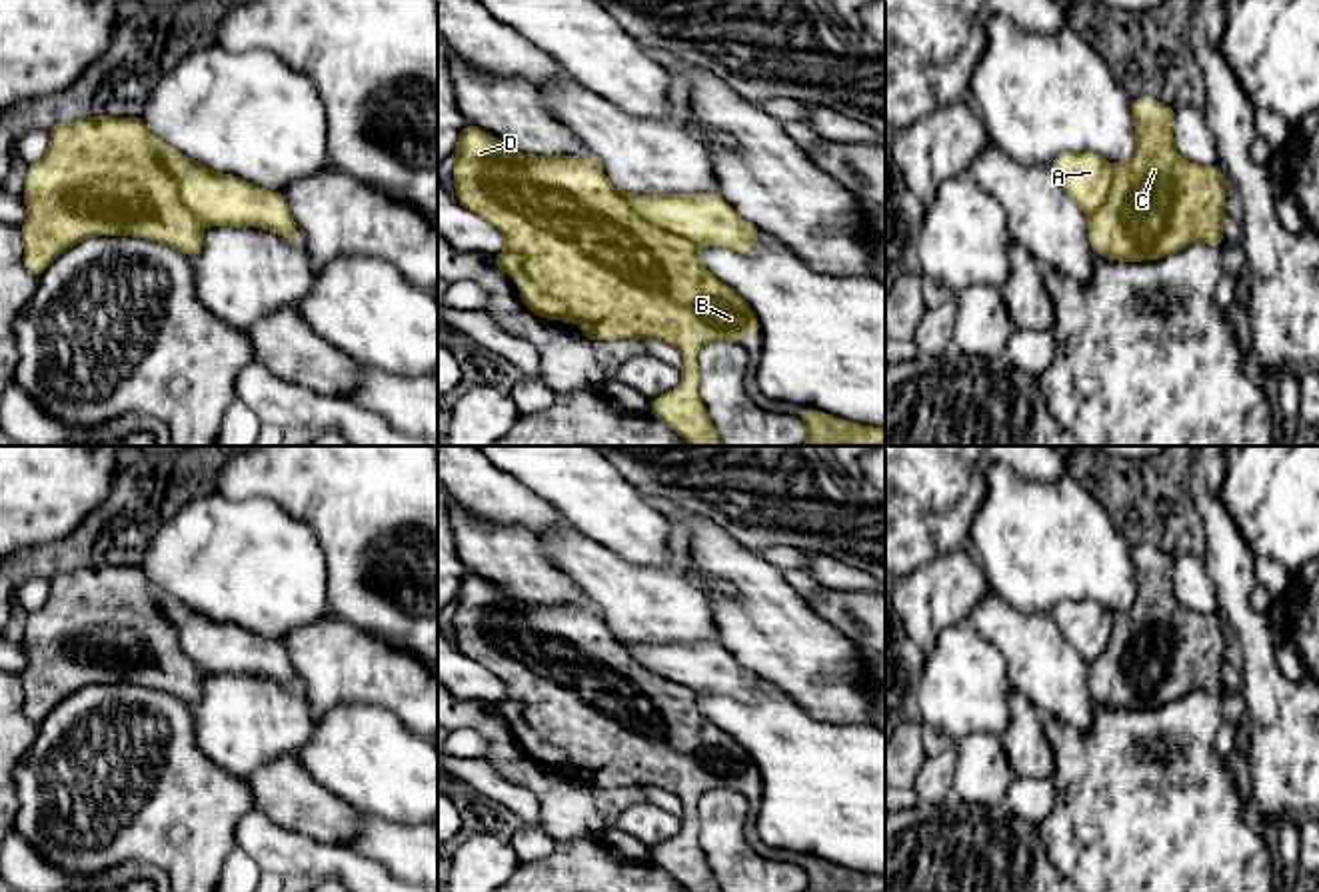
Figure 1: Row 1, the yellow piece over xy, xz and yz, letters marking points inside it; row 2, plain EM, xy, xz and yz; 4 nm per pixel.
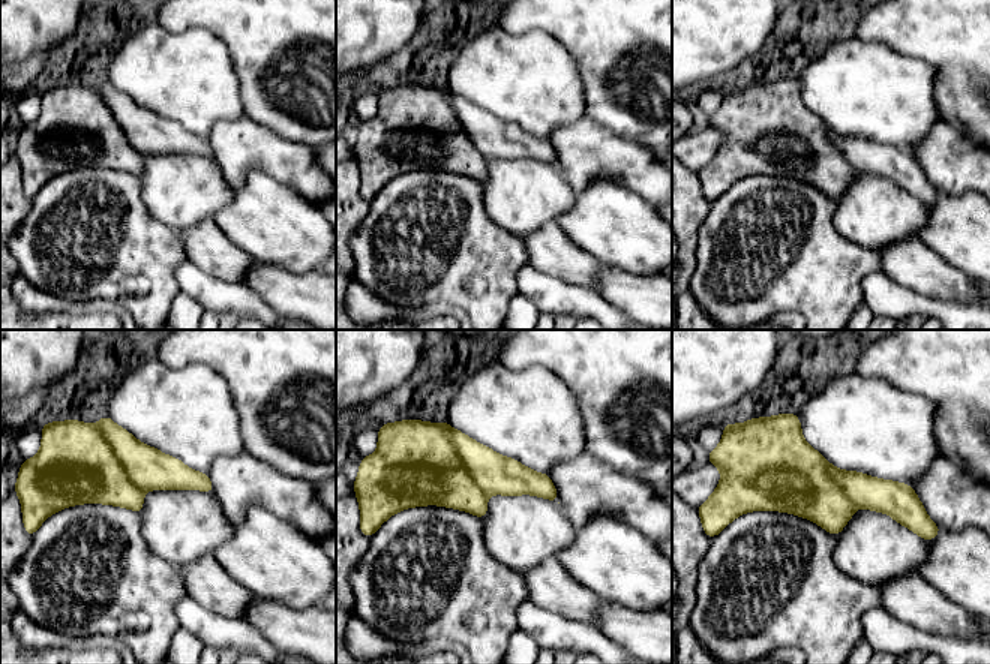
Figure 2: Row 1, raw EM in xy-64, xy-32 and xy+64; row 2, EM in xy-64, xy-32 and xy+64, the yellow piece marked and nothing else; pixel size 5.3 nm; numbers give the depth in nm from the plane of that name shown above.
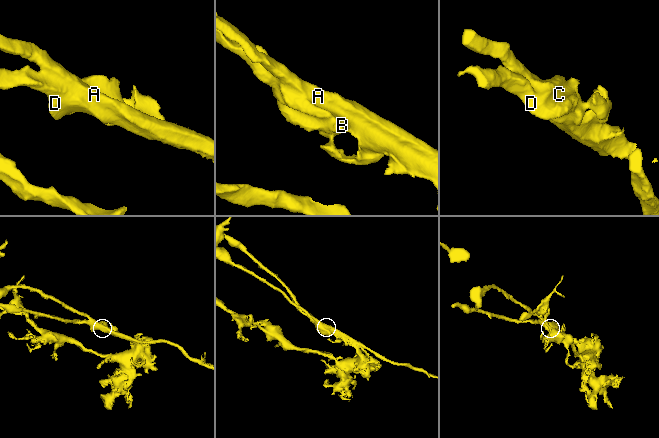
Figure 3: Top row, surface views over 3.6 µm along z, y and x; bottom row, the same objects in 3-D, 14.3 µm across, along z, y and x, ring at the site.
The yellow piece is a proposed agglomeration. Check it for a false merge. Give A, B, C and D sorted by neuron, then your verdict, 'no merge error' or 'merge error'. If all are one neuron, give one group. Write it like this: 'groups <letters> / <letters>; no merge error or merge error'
groups A / B C D; merge error

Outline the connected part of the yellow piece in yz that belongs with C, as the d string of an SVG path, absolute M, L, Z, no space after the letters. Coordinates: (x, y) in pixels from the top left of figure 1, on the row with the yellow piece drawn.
M1151 96L1131 102L1137 148L1127 162L1111 166L1107 200L1087 216L1089 242L1095 254L1111 260L1157 260L1193 242L1223 248L1225 186L1219 164L1185 162L1173 146L1177 114Z

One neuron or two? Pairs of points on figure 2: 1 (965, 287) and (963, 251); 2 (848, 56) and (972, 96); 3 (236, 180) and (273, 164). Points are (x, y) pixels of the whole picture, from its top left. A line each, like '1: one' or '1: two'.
1: two
2: two
3: one

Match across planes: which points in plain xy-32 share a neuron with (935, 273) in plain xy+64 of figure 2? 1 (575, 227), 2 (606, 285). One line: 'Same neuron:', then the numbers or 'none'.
Same neuron: none

